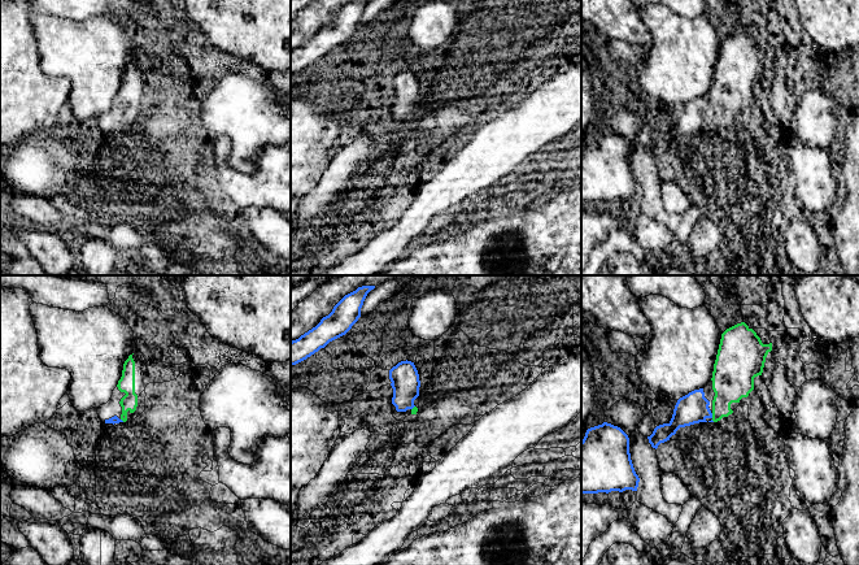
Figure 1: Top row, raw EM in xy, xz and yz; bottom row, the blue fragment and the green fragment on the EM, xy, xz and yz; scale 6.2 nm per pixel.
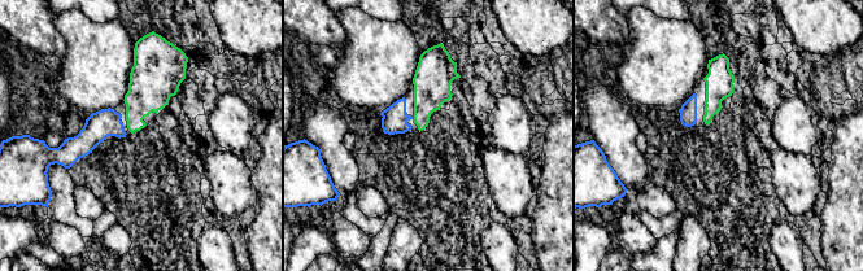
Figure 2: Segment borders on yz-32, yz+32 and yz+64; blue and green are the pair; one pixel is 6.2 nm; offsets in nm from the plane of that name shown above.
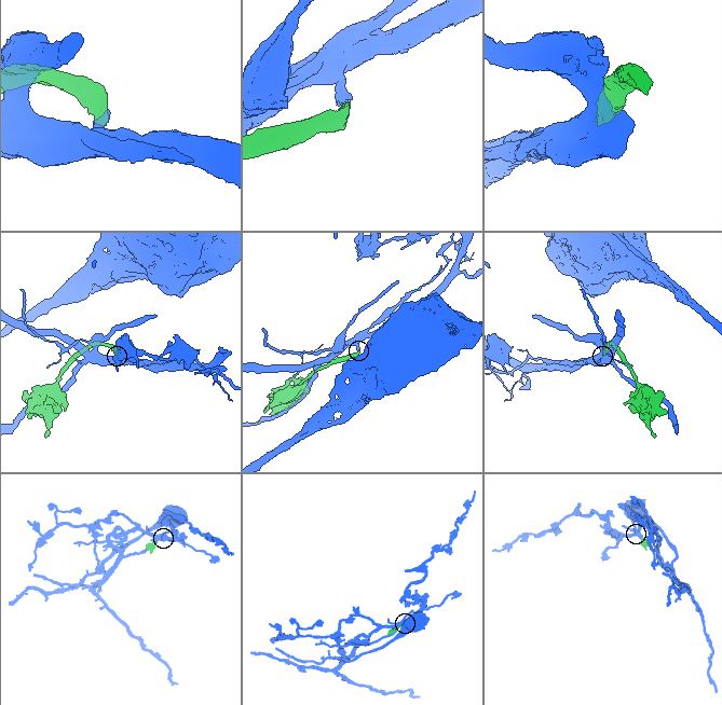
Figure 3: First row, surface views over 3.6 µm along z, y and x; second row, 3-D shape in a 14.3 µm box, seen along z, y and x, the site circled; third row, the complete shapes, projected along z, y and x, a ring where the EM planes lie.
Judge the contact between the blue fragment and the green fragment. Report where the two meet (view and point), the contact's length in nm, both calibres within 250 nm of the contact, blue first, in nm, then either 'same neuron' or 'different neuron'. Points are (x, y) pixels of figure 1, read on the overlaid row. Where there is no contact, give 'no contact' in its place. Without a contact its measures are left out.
yz (711, 416) | 30 nm | 190/240 nm | same neuron

